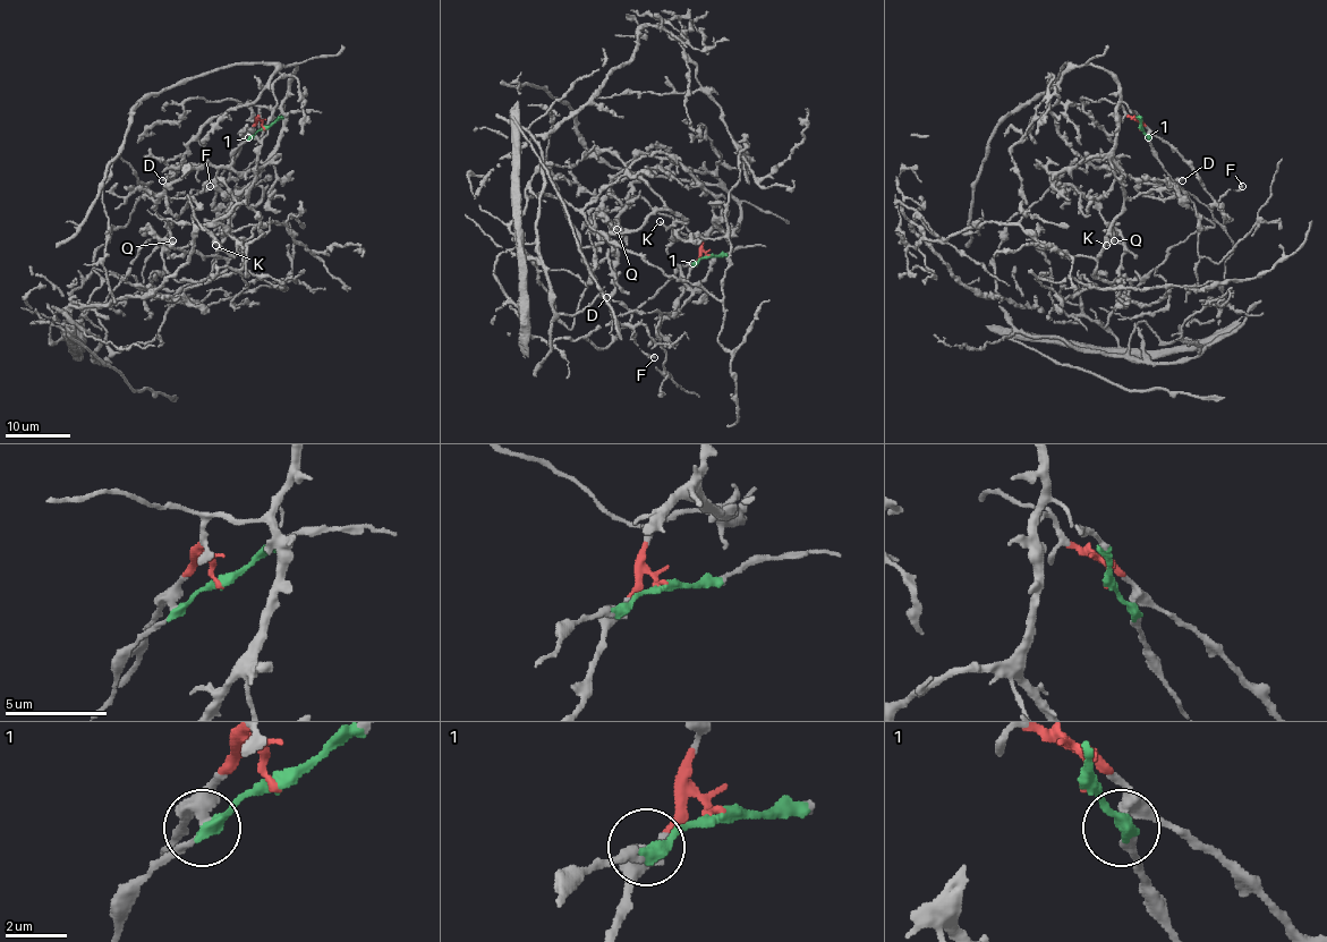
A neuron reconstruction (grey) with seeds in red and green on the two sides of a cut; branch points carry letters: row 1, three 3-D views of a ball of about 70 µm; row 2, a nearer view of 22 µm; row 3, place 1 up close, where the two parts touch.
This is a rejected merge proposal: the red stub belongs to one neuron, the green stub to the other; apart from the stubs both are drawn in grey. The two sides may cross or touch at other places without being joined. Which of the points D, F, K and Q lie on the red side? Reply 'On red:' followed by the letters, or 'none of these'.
On red: D, K, Q

